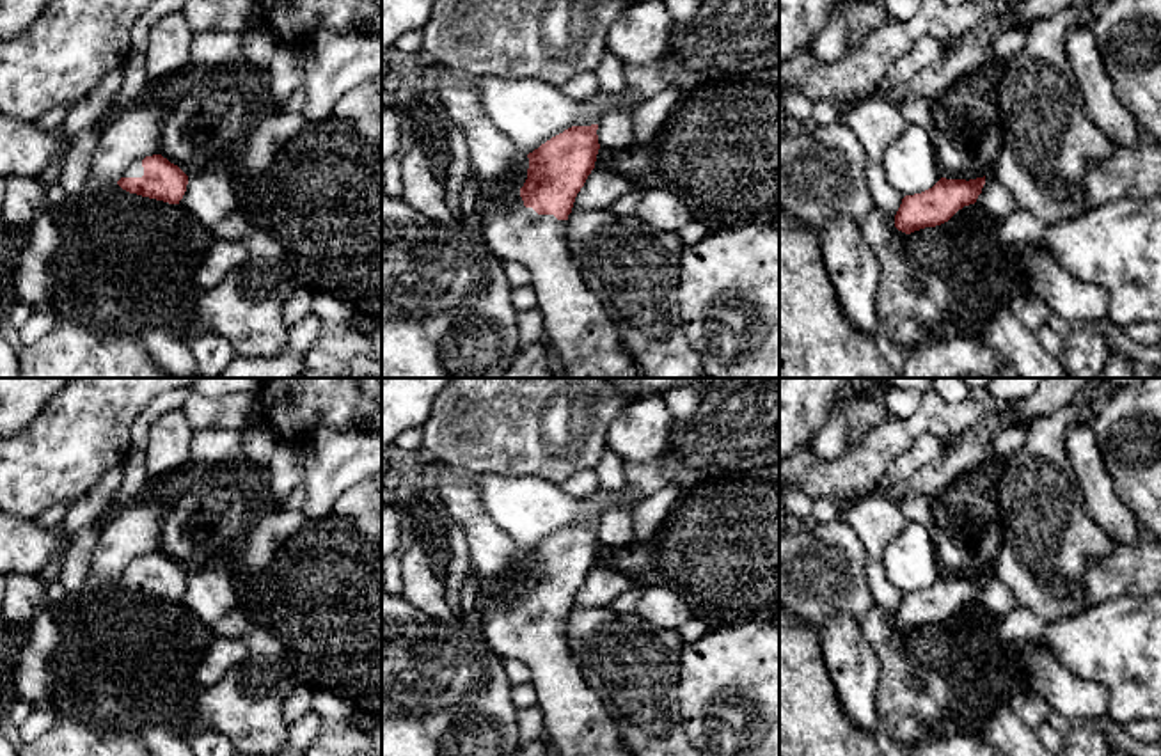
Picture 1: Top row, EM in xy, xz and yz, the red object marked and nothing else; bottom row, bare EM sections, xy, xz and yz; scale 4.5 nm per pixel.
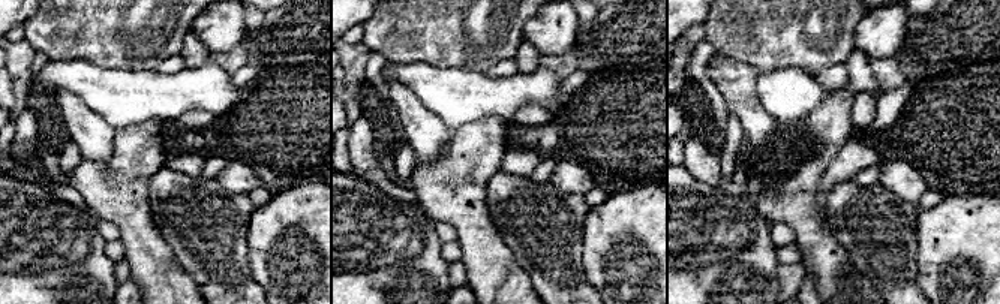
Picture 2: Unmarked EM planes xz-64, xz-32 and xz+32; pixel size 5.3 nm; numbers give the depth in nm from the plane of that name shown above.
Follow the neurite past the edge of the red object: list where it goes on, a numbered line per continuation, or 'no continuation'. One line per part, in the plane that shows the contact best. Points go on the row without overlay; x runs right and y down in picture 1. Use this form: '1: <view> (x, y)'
1: xz (574, 719)

